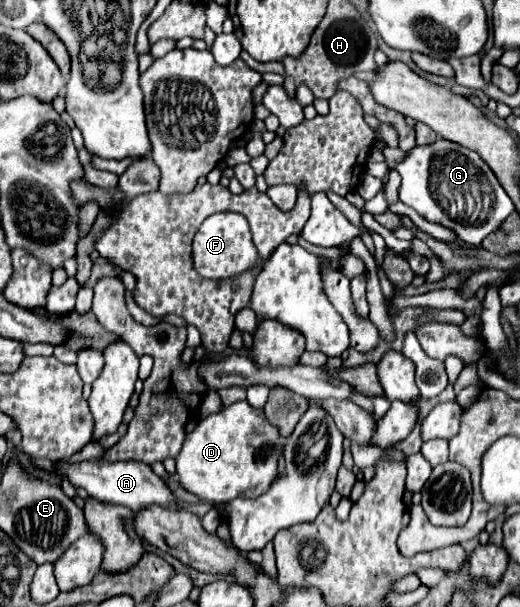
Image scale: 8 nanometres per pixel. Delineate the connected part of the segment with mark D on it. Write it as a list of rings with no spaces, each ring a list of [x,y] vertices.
[[[245,400],[225,406],[217,414],[211,414],[195,426],[193,432],[185,436],[183,448],[175,458],[175,474],[183,490],[207,500],[211,504],[227,504],[235,498],[257,498],[271,486],[277,472],[277,460],[283,454],[283,438],[279,436],[277,428],[269,424],[261,408],[251,408]]]

